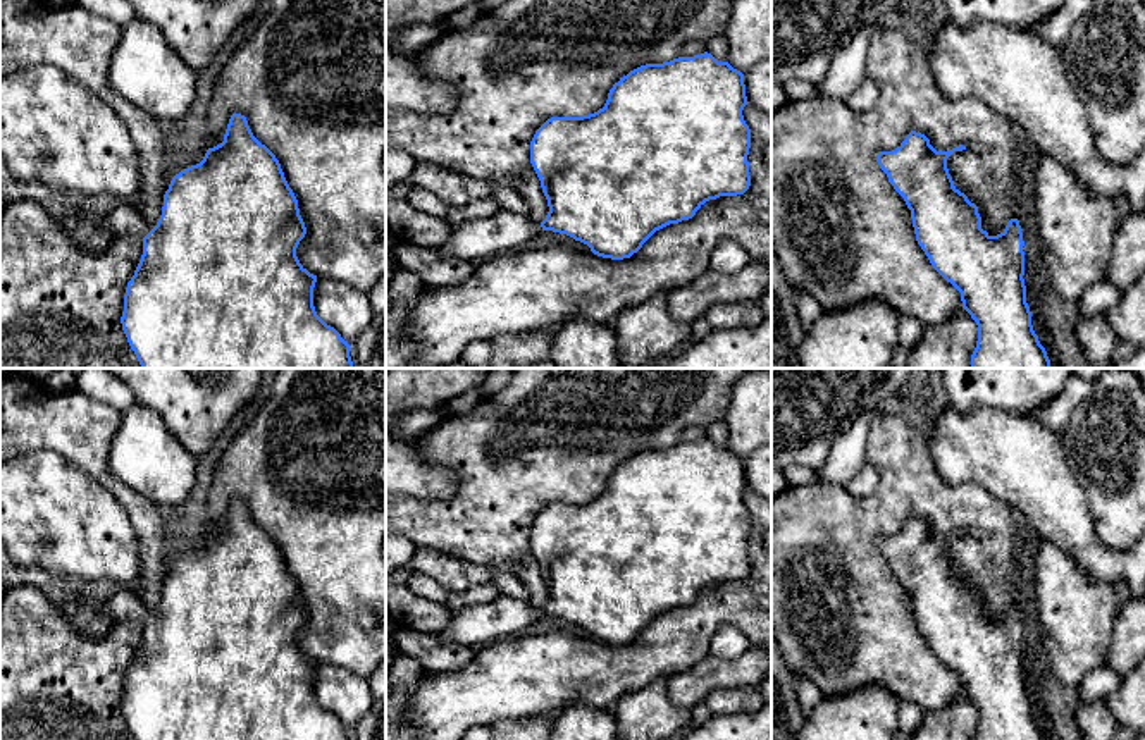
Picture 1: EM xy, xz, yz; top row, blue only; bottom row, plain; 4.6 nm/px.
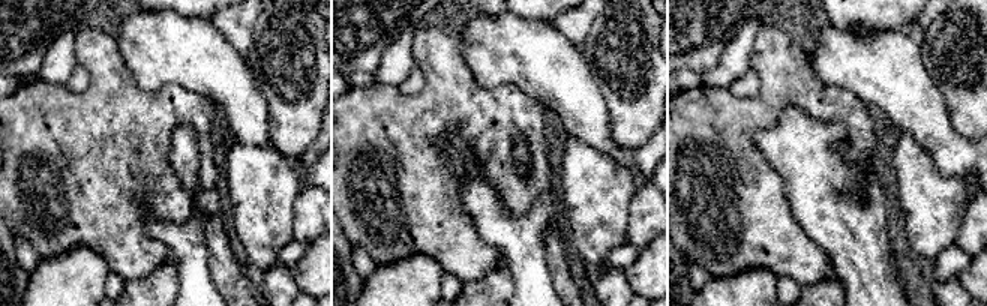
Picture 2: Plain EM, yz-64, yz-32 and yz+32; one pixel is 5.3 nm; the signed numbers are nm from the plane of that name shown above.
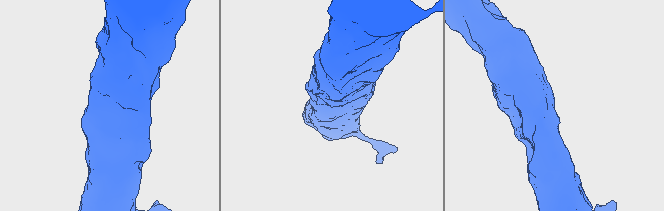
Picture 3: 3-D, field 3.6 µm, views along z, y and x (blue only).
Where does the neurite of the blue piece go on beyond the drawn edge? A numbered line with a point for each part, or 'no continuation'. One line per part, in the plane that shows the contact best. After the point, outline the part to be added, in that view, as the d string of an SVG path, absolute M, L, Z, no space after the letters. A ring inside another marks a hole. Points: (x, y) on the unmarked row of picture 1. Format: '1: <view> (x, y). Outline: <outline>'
1: xy (121, 606). Outline: M117 590L108 601L96 602L88 599L86 604L105 613L114 623L124 620L136 620L145 623L152 611L133 592Z

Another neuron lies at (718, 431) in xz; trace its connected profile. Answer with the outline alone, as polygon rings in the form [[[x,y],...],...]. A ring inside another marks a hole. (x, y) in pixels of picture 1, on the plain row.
[[[713,422],[704,430],[706,437],[718,447],[728,447],[728,425],[725,422]]]

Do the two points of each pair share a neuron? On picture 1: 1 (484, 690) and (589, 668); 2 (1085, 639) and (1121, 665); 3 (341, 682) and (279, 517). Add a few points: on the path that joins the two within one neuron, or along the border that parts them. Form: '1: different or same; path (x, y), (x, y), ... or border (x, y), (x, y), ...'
1: same; path (510, 680), (550, 670), (563, 670)
2: different; border (1118, 615), (1111, 649), (1104, 663)
3: different; border (317, 661), (336, 663), (365, 678)

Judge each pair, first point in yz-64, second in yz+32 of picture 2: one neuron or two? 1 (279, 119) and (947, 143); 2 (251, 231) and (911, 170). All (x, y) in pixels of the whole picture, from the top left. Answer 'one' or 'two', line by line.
1: two
2: one

